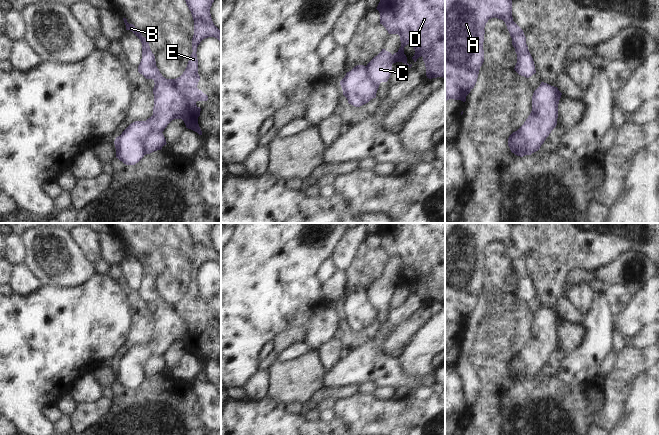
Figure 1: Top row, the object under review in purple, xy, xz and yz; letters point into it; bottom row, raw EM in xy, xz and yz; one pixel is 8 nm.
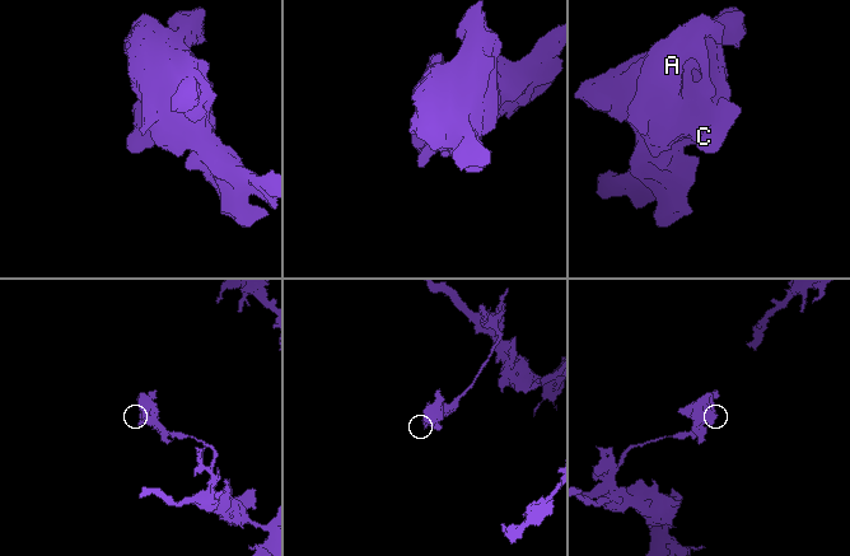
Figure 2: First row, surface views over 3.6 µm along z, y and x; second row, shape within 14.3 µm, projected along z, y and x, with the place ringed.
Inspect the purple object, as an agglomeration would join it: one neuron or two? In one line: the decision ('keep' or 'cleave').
cleave

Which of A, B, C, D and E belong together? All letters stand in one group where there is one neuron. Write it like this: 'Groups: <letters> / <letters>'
Groups: A B D E / C.

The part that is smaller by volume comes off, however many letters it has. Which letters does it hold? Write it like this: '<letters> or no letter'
C

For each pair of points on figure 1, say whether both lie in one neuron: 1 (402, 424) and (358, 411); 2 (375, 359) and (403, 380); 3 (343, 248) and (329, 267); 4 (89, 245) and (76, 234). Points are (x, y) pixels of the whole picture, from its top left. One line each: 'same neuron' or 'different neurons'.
1: same neuron
2: same neuron
3: different neurons
4: same neuron

